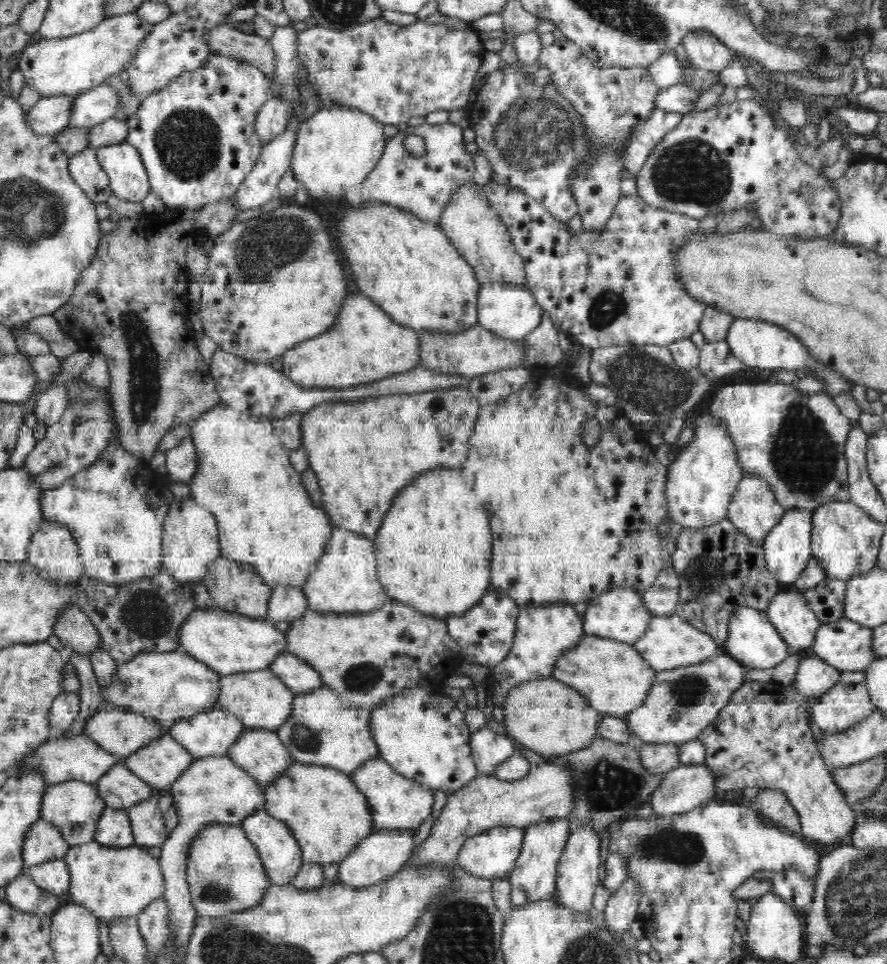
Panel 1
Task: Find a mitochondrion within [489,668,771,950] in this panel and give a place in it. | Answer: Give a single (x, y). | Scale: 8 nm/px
(605, 785)

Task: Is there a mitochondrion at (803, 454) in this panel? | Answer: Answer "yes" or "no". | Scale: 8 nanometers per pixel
yes

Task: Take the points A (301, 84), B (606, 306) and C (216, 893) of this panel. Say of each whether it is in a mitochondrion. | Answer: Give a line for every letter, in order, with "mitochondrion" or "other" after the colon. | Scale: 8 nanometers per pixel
A: other
B: mitochondrion
C: mitochondrion

